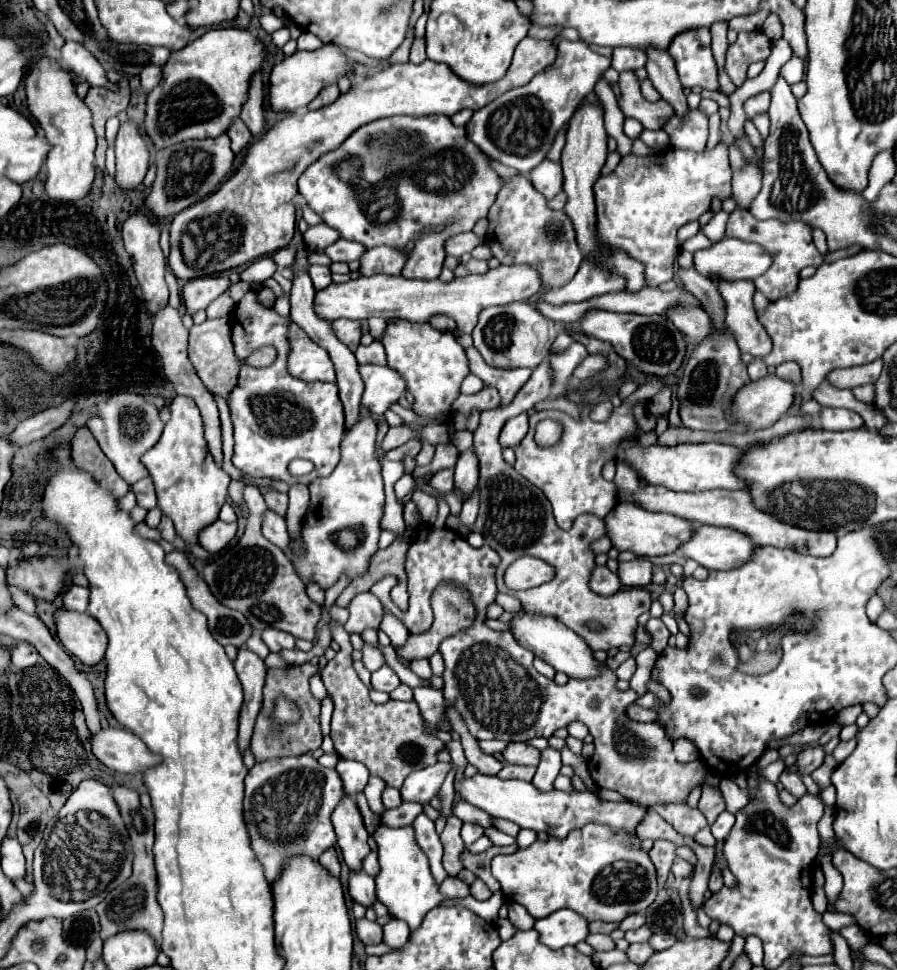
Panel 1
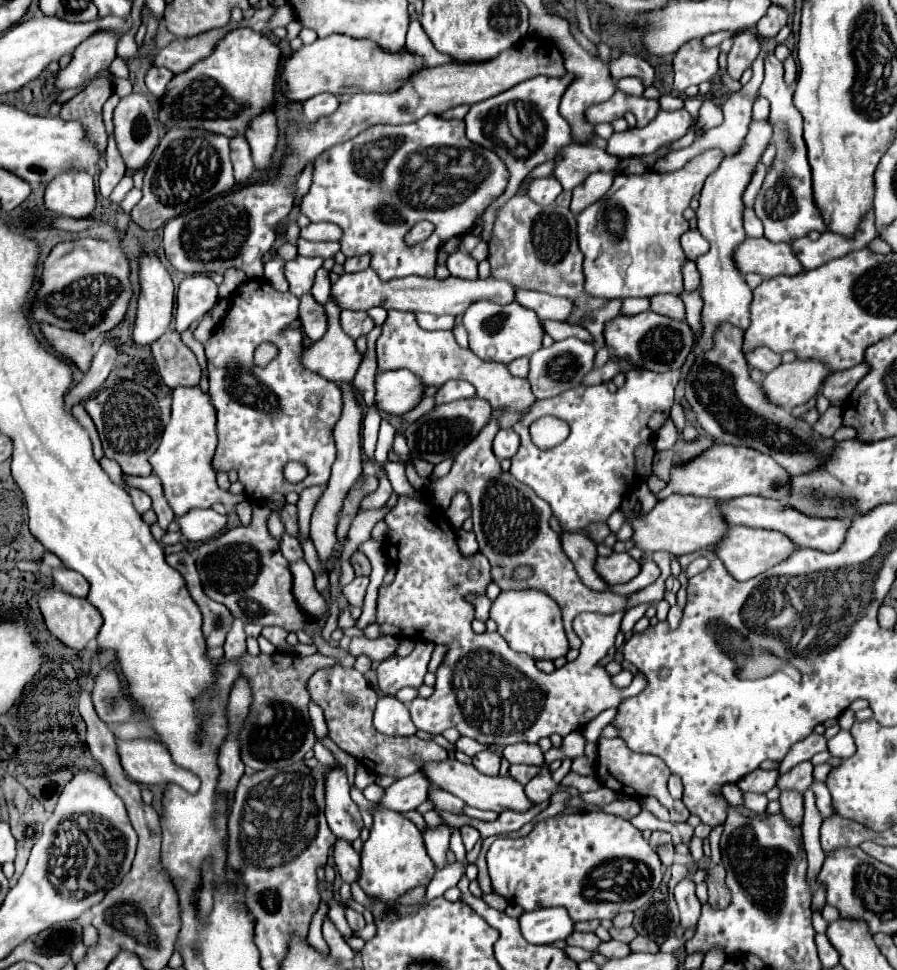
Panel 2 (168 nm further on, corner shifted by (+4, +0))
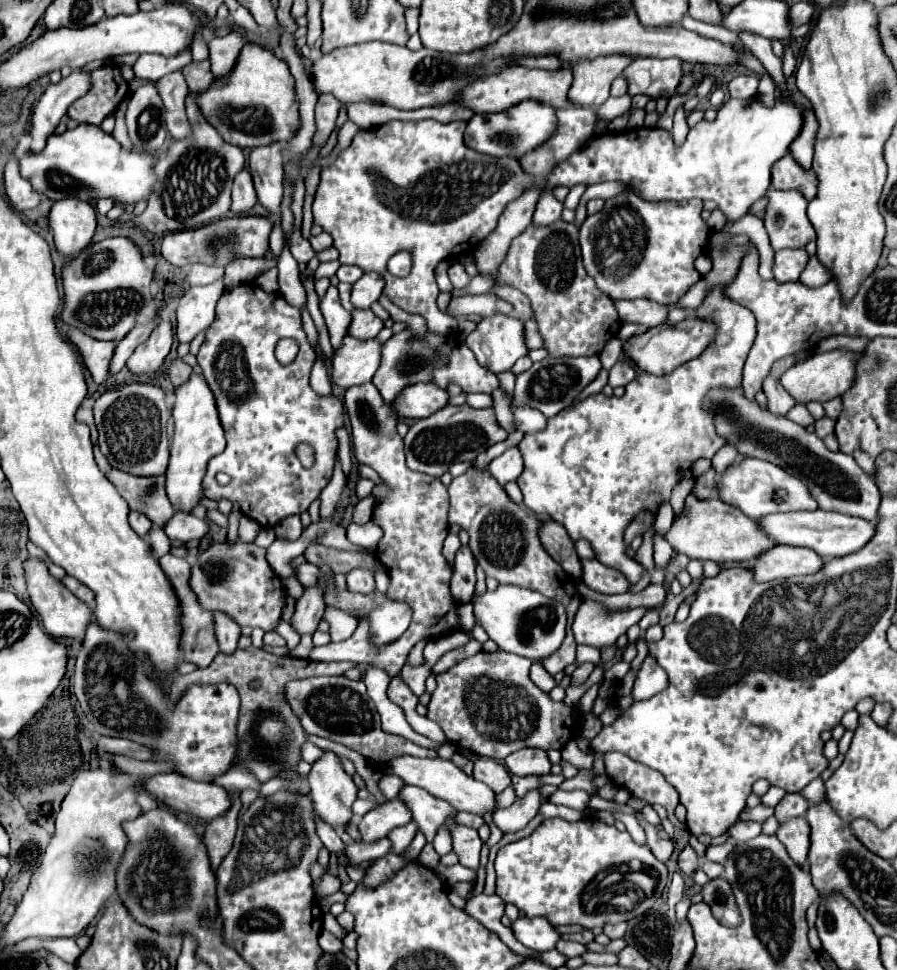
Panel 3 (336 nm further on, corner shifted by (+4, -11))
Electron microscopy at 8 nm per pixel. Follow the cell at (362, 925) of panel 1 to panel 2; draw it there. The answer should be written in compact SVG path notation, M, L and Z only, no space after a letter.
M346 908L346 920L348 920L348 924L350 924L350 928L356 932L356 930L360 930L360 928L364 928L364 916L360 914L360 912L356 912L356 910L352 910L352 908Z

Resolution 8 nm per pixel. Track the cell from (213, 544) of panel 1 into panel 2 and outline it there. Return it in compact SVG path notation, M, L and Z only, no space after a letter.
M192 508L184 516L174 518L182 534L190 542L204 542L218 536L226 526L226 516L220 516L212 508Z

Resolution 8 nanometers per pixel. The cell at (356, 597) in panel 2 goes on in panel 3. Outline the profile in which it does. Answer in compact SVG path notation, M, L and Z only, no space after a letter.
M354 569L346 575L346 585L348 585L348 591L352 593L362 593L362 595L368 595L374 591L374 577L372 577L372 571L368 569Z

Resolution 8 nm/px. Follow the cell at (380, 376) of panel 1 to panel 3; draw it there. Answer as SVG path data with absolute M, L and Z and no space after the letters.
M418 383L412 387L404 387L404 391L392 403L392 411L402 419L422 419L442 409L448 401L446 389L440 389L432 383Z

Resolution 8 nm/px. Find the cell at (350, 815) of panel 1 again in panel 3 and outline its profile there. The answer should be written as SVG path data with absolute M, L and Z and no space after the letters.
M326 751L324 757L312 765L308 783L314 811L320 819L324 819L324 823L334 829L344 829L350 821L354 821L352 803L356 801L358 789L332 751Z

